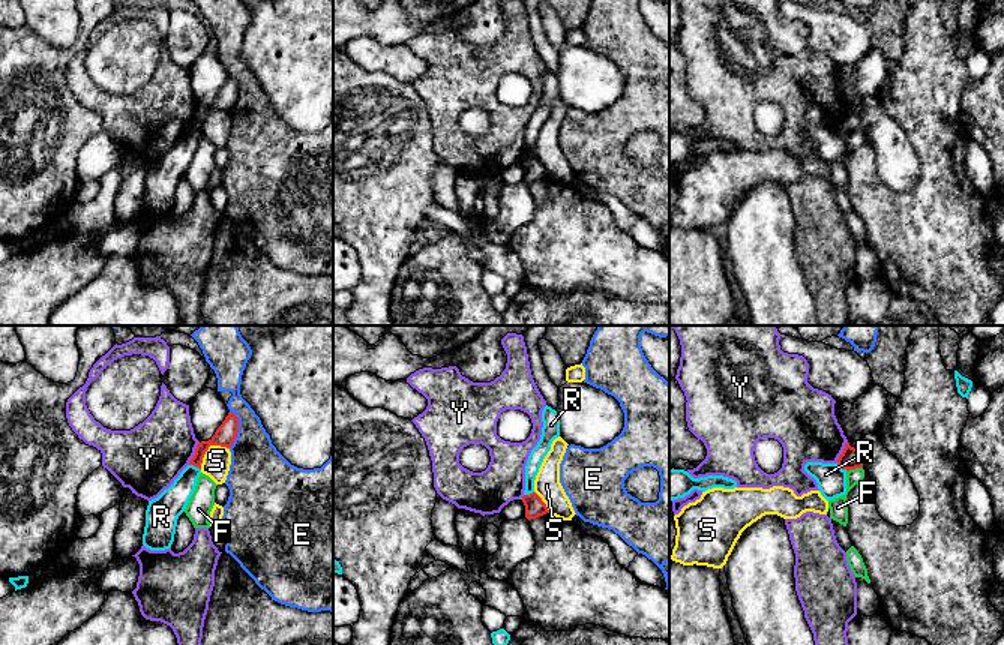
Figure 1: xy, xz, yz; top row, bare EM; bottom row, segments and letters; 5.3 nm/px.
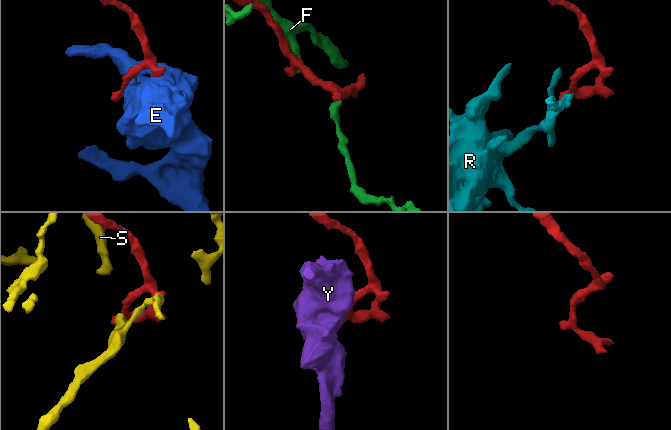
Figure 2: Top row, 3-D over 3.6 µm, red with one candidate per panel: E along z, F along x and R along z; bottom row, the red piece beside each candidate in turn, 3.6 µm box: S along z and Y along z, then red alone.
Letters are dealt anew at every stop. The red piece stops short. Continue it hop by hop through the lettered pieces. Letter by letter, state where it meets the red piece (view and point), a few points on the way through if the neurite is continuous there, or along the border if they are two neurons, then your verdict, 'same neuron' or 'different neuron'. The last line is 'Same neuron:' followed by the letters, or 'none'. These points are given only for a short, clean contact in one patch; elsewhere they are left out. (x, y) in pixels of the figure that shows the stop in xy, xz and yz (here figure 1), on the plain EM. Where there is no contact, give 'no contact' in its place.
E: contact xy (237, 93); different neuron
F: contact yz (854, 132); different neuron
R: contact xy (195, 129); border xy (189, 128), (200, 134); different neuron
S: contact xy (207, 113); different neuron
Y: contact xy (195, 117); different neuron
Same neuron: none

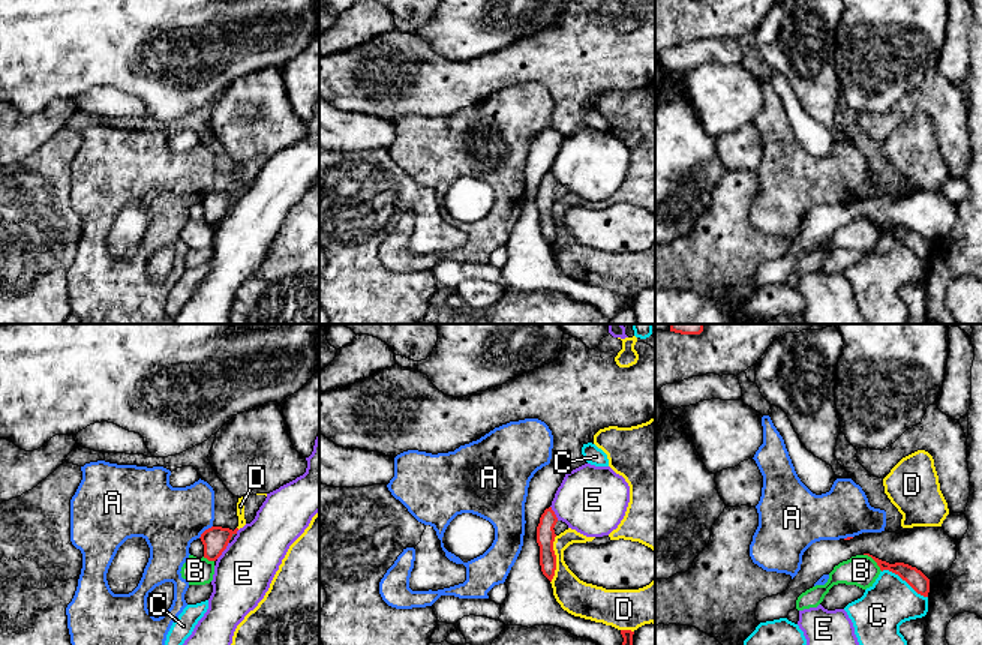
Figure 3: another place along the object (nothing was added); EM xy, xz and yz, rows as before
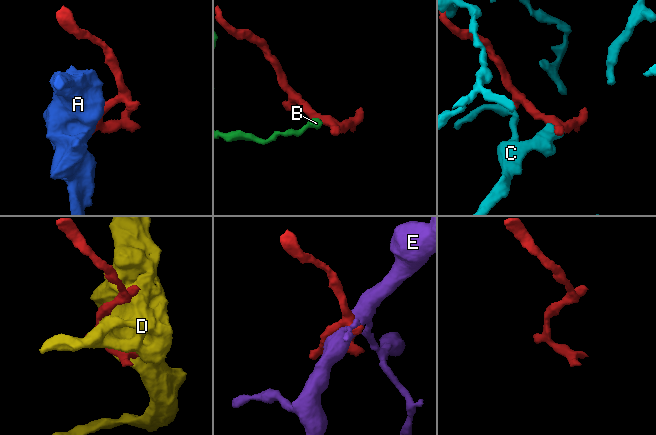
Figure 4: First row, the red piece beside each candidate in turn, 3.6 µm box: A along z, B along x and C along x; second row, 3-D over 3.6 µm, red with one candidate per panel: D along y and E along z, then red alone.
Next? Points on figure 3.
A: contact xy (204, 195); different neuron
B: contact yz (874, 224); border yz (864, 218), (882, 234); different neuron
C: contact yz (904, 243); different neuron
D: contact xz (555, 224); different neuron
E: contact xy (224, 213); different neuron
Same neuron: none

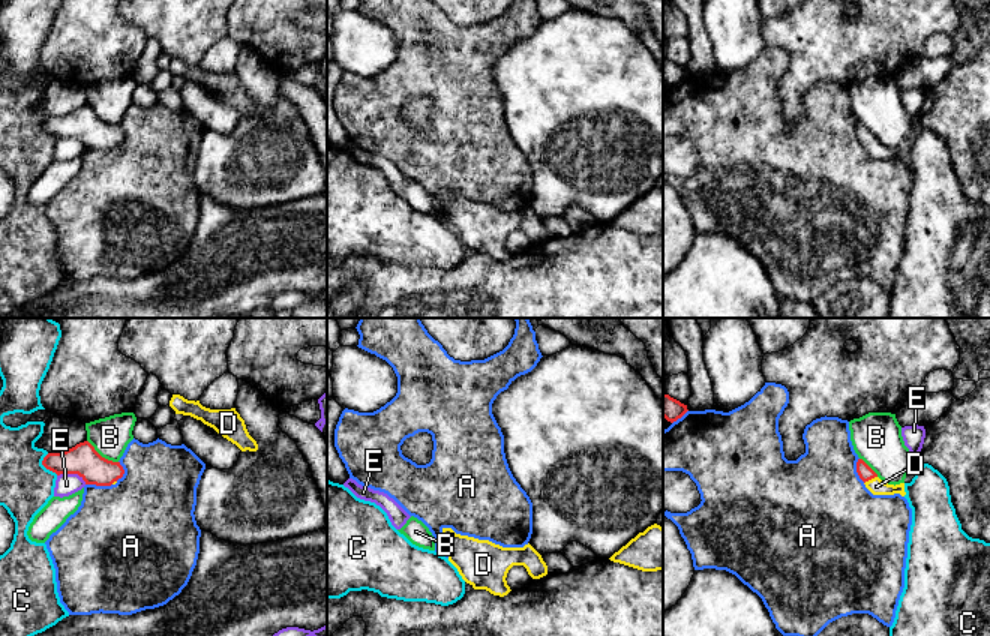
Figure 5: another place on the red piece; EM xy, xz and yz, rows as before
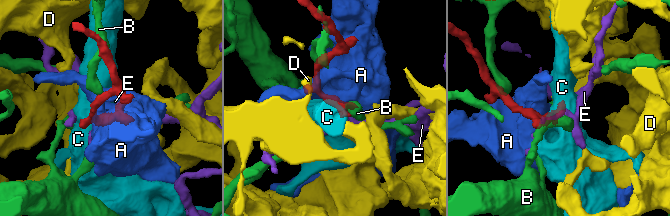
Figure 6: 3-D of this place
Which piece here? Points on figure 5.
A: contact xy (99, 149); different neuron
B: contact xy (101, 120); different neuron
C: contact xy (45, 131); different neuron
D: contact yz (870, 143); way yz (864, 135), (870, 143), (876, 150); same neuron
E: contact xy (72, 137); different neuron
Same neuron: D

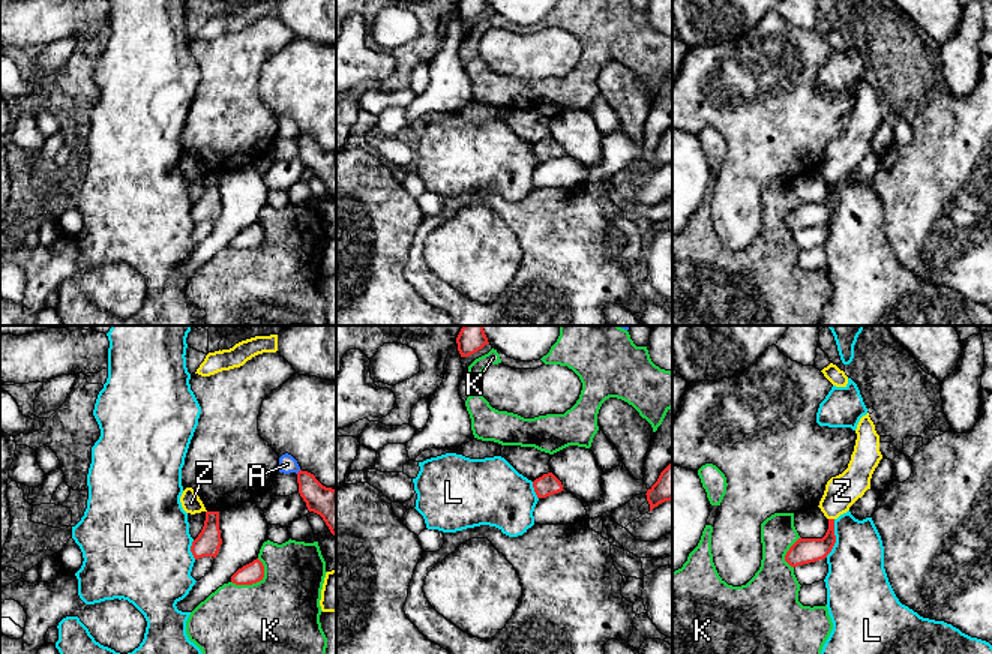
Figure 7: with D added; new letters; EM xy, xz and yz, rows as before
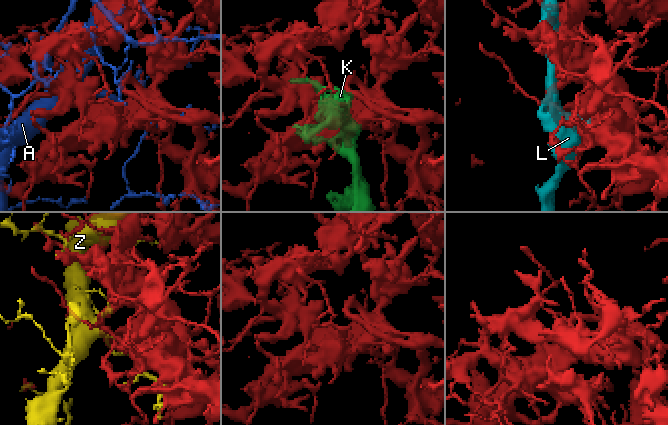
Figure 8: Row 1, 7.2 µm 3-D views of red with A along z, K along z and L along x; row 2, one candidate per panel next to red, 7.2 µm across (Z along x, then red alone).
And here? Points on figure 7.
A: contact xy (299, 135); different neuron
K: contact xy (254, 246); different neuron
L: contact yz (835, 203); different neuron
Z: contact yz (832, 183); different neuron
Same neuron: none

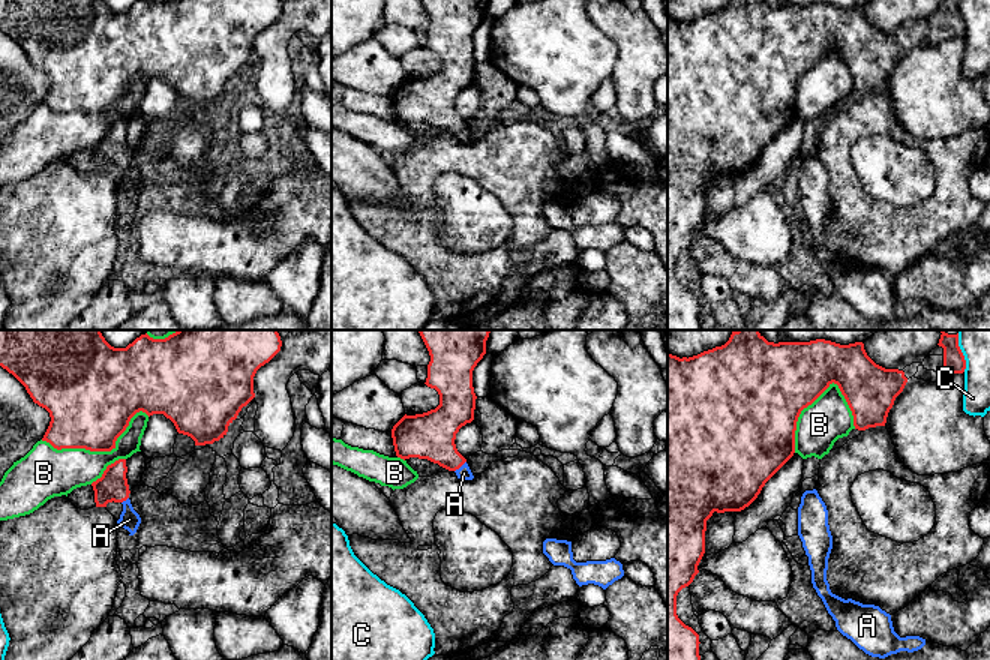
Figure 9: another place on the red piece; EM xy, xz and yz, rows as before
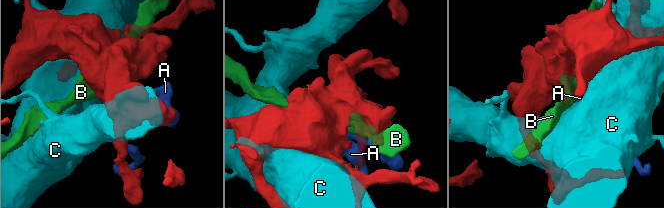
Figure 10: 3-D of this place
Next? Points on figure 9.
A: contact xz (459, 131); way xz (431, 99), (459, 131), (464, 137); same neuron
B: contact yz (800, 77); different neuron
C: contact yz (962, 18); different neuron
Same neuron: A

